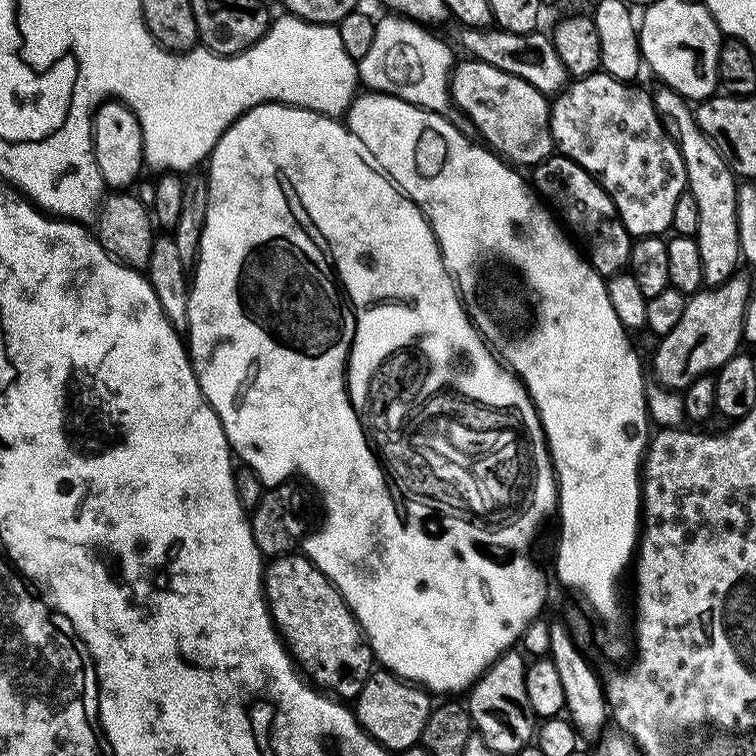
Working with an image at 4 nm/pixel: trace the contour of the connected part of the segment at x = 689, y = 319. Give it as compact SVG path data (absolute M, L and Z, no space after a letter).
M737 274L721 284L701 287L691 293L686 302L686 310L682 310L682 319L678 326L670 330L670 334L659 337L656 353L652 356L652 368L656 371L655 379L666 388L683 390L696 381L700 376L715 373L716 369L742 348L742 318L746 314L746 302L754 291L751 284L743 274Z

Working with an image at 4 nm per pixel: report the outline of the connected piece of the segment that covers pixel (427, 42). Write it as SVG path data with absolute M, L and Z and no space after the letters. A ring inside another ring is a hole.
M397 14L385 17L385 20L376 20L374 43L358 61L359 83L365 89L396 96L428 112L447 113L450 108L448 82L454 67L451 50L423 23Z

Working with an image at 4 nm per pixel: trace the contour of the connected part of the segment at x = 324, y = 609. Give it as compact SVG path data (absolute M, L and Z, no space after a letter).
M289 554L276 557L263 569L264 597L272 615L283 647L288 649L301 673L315 687L344 702L355 701L356 695L374 671L374 653L356 621L356 616L345 602L344 596L304 555Z

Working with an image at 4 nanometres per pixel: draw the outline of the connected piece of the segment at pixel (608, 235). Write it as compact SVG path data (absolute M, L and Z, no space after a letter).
M559 154L546 157L531 172L530 184L535 195L555 213L559 223L571 233L590 267L603 278L623 273L628 267L634 237L626 230L610 194L602 190L600 183L586 170L582 170L578 162Z

